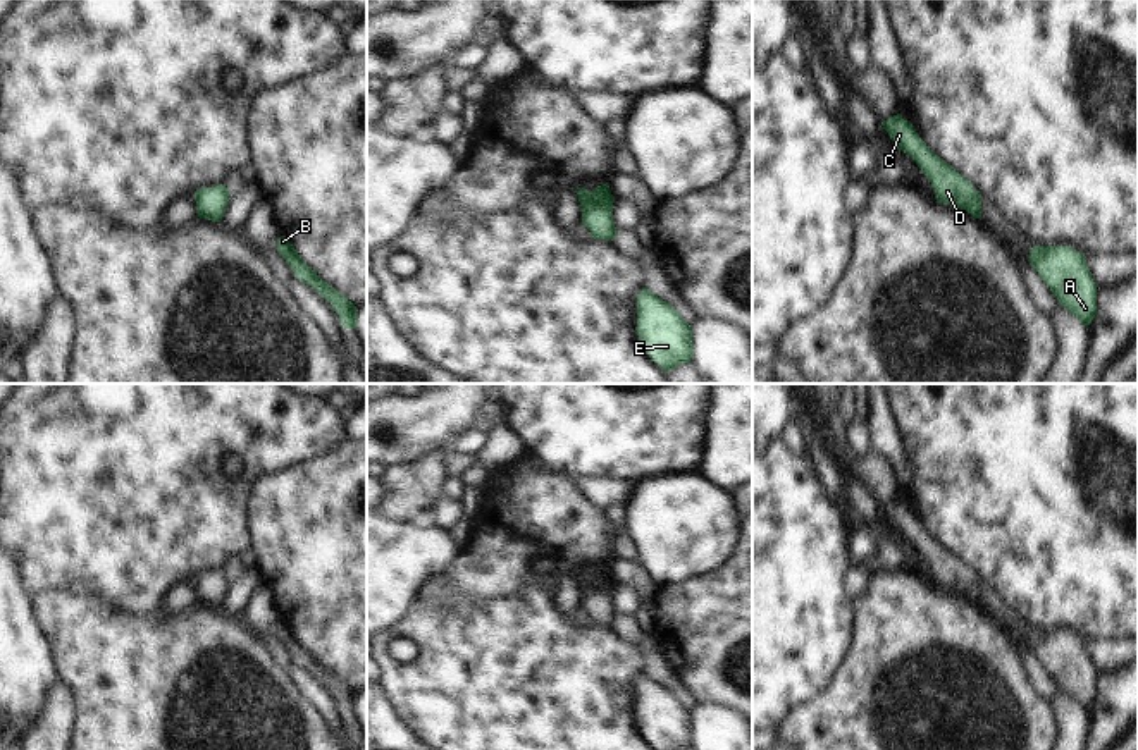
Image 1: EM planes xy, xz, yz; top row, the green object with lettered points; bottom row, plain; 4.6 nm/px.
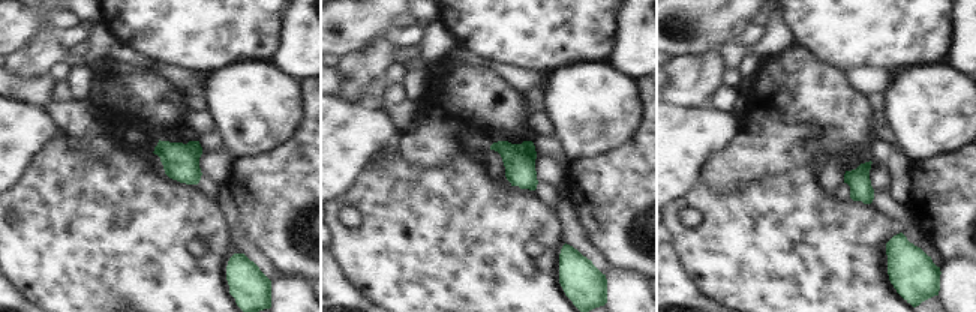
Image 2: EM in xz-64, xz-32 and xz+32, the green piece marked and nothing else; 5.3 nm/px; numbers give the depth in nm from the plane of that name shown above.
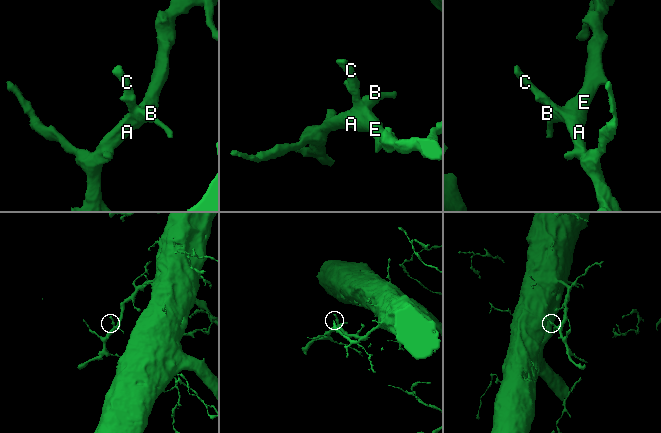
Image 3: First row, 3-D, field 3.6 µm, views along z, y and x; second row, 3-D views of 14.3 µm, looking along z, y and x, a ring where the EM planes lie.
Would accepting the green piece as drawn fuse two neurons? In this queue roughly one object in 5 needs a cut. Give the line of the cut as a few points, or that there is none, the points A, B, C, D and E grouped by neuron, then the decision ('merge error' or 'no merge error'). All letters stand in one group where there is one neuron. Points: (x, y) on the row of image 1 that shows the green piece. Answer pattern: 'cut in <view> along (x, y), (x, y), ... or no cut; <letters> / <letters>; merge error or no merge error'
no cut; A B C D E; no merge error

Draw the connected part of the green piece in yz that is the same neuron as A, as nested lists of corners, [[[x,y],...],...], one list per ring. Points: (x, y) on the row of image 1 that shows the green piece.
[[[1033,246],[1030,265],[1069,313],[1085,327],[1097,317],[1097,284],[1086,267],[1085,253],[1071,246]]]

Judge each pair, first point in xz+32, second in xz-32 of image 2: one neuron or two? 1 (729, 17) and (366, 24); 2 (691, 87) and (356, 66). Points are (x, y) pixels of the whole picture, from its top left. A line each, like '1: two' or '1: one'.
1: one
2: one

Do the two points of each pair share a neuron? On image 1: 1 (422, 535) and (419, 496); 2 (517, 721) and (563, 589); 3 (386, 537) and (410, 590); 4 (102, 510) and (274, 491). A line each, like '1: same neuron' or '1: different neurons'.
1: different neurons
2: different neurons
3: same neuron
4: different neurons

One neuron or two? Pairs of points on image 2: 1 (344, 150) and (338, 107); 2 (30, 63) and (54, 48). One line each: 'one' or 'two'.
1: one
2: one

